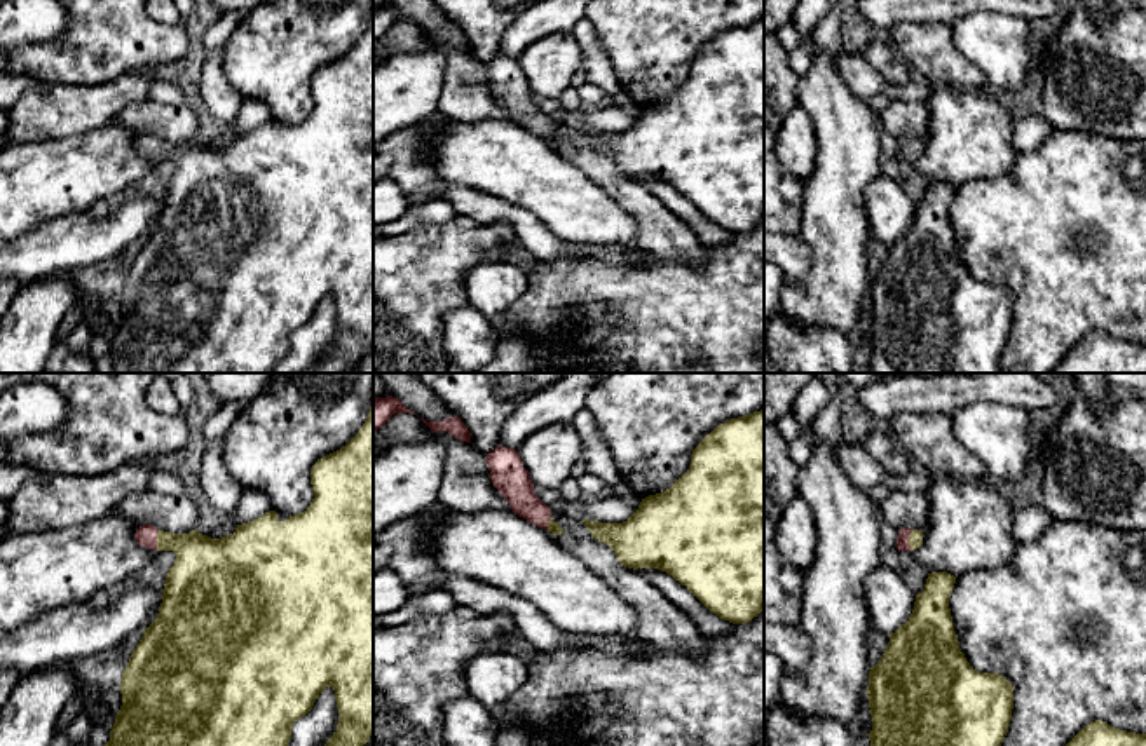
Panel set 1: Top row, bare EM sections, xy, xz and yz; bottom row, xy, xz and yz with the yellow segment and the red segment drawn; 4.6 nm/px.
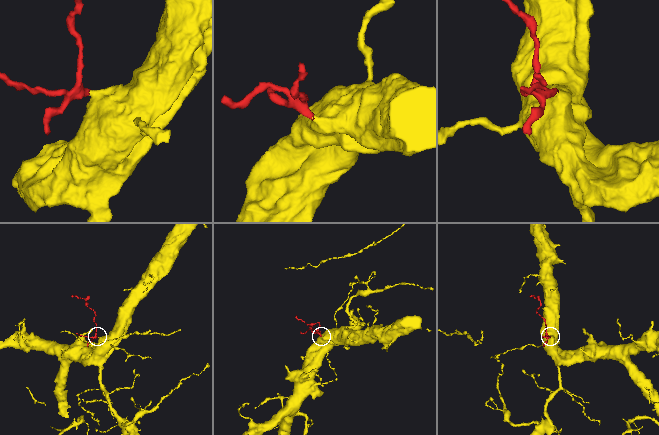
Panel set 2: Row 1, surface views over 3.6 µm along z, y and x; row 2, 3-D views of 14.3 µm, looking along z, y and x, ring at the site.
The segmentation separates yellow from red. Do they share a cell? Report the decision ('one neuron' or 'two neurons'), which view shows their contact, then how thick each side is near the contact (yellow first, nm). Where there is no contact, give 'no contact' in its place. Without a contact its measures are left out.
one neuron | xy | 280/100 nm

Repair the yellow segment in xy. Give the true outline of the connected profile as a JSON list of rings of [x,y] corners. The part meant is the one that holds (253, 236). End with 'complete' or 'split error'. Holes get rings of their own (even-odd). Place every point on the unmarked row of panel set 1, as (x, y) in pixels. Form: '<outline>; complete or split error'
[[[373,5],[368,26],[358,44],[340,59],[319,68],[310,78],[314,108],[310,115],[286,131],[277,129],[276,120],[237,134],[235,141],[222,148],[211,148],[199,139],[169,143],[143,134],[134,150],[153,160],[173,160],[176,171],[167,181],[162,199],[162,213],[157,228],[143,241],[122,282],[122,315],[115,324],[110,350],[105,357],[113,373],[272,373],[288,356],[291,335],[305,326],[319,303],[331,296],[338,317],[338,335],[326,354],[307,373],[347,373],[373,343]]]; split error

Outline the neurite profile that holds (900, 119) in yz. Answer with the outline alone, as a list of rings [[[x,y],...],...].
[[[897,99],[879,112],[883,127],[893,138],[923,139],[928,131],[928,108],[924,103],[907,103]]]

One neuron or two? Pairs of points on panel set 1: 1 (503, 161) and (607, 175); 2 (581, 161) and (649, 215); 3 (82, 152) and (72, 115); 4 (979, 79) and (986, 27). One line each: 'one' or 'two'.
1: two
2: one
3: two
4: two

